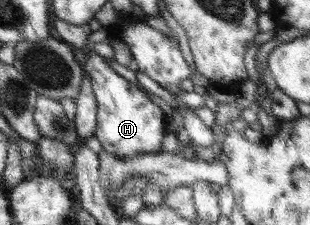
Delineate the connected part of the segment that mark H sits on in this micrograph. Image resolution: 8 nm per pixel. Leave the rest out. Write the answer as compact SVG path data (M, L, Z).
M93 50L86 51L86 61L82 65L86 77L91 80L97 109L95 136L103 149L111 155L133 157L143 153L159 153L161 143L167 133L167 116L134 84L115 72L107 60Z

